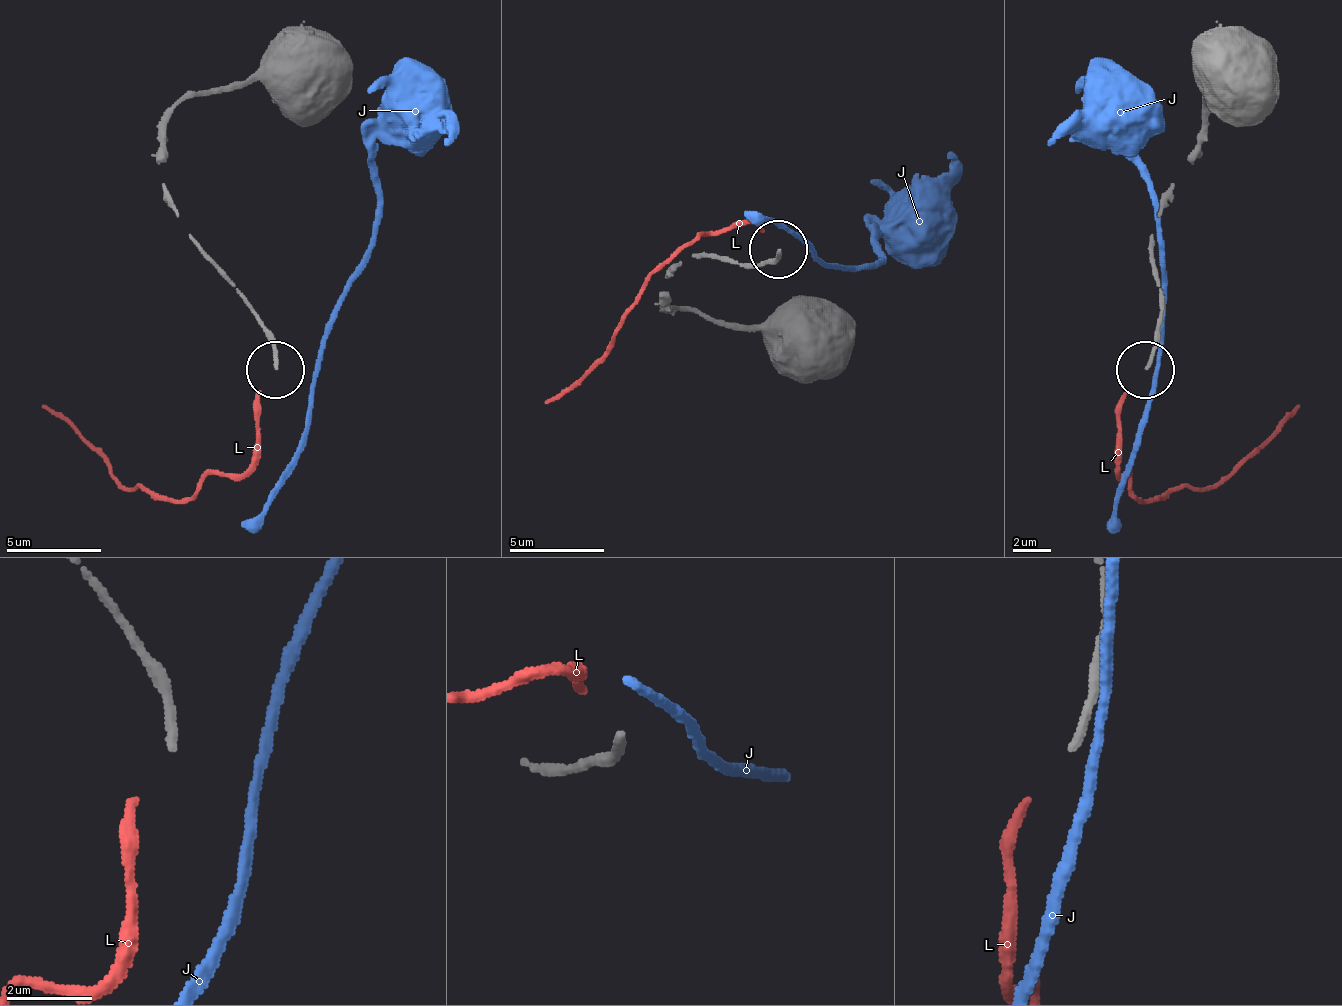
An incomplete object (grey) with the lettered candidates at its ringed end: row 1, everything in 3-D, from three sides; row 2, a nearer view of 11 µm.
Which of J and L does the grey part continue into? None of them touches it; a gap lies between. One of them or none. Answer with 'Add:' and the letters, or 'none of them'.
Add: none of them

